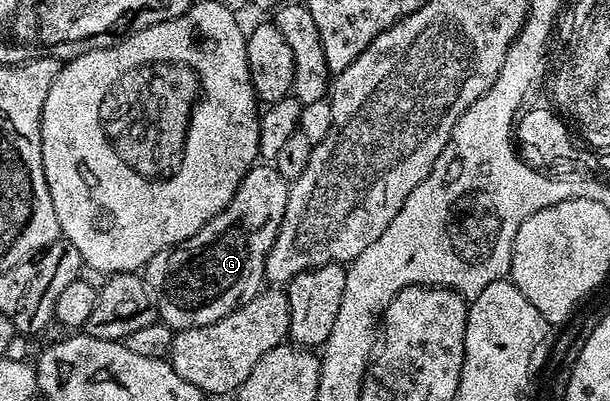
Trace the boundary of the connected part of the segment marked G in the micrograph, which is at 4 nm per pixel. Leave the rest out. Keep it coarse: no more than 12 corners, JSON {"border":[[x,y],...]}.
{"border":[[256,165],[145,268],[158,318],[213,325],[264,290],[288,180]]}

